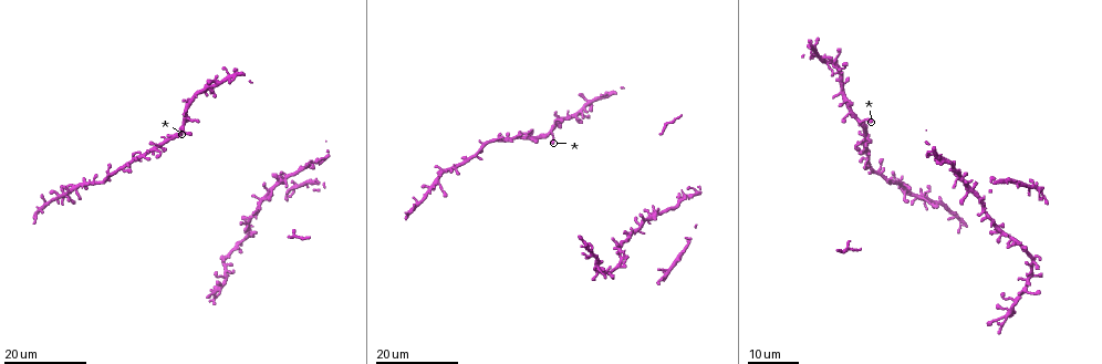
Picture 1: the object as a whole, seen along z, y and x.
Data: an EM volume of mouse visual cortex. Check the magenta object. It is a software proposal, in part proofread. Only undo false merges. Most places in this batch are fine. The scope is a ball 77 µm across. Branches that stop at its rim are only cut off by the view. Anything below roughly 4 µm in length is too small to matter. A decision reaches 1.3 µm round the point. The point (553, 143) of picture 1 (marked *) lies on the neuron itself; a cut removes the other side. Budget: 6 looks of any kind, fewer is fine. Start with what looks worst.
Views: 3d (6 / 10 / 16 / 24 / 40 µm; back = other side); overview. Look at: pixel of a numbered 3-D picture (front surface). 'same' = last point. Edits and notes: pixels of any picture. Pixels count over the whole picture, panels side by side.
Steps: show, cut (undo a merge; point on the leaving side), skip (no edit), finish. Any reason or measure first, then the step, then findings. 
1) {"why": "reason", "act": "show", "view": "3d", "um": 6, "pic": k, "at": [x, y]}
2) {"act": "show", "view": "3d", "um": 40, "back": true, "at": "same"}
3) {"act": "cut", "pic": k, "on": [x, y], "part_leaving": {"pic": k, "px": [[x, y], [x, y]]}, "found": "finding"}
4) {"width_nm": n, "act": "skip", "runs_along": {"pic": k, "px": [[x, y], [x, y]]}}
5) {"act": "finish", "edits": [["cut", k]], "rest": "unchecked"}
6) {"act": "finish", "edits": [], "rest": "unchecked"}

{"why": "small branch off a trunk", "act": "show", "view": "3d", "um": 24, "pic": 1, "at": [437, 182]}

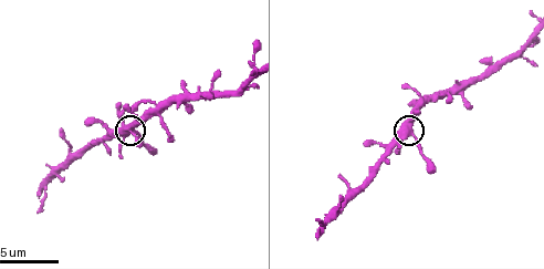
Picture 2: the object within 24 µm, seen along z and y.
{"act": "show", "view": "3d", "um": 10, "pic": 2, "at": [406, 133]}

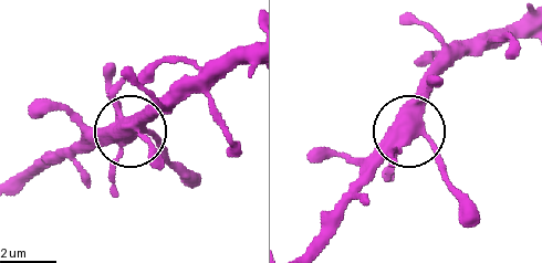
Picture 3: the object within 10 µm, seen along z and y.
{"arms": 5, "act": "skip", "found": "continuous, no second neuron"}

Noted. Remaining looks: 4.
{"why": "two arms in line, one across", "act": "show", "view": "3d", "um": 16, "pic": 1, "at": [553, 124]}

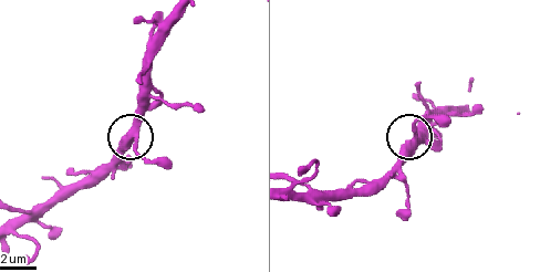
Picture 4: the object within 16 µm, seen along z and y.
{"act": "show", "view": "3d", "um": 6, "pic": 4, "at": [415, 144]}

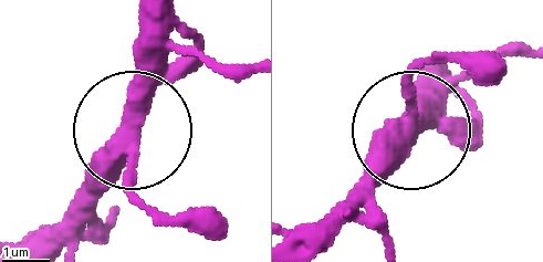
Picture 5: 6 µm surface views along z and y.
{"act": "skip", "runs_along": {"pic": 5, "px": [[388, 241], [376, 178], [411, 130], [411, 86], [431, 55]]}, "found": "continuous, no second neuron"}

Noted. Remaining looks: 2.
{"why": "four-way junction", "act": "show", "view": "3d", "um": 16, "pic": 1, "at": [152, 148]}

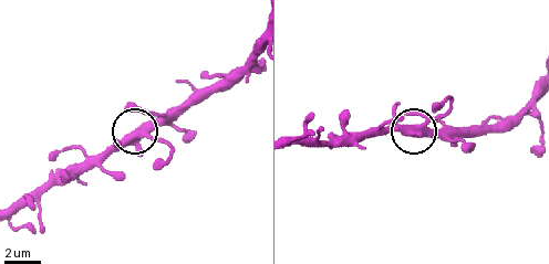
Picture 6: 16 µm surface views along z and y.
{"act": "show", "view": "3d", "um": 10, "pic": 6, "at": [419, 127]}

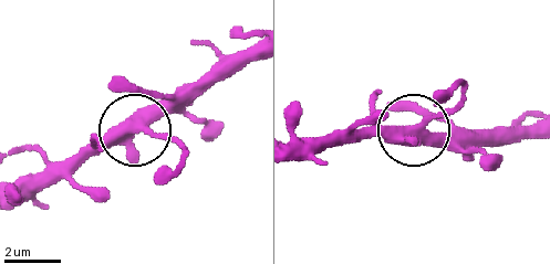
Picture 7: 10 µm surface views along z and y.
{"width_nm": 380, "act": "skip", "found": "one neuron here"}

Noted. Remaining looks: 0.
{"act": "finish", "edits": [], "rest": "unchecked"}

